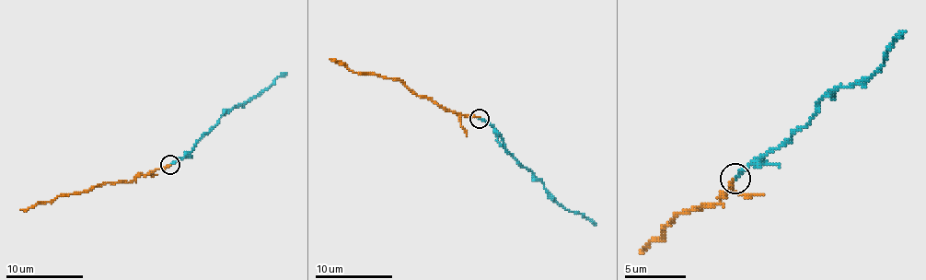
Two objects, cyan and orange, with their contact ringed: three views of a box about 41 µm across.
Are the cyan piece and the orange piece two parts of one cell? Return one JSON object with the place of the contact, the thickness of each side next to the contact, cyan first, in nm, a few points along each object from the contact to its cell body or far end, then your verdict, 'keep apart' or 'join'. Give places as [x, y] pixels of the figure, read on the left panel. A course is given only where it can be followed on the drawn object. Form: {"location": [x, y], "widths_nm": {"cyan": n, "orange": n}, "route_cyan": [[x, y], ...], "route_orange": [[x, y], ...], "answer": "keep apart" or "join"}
{"location": [170, 165], "widths_nm": {"cyan": 140, "orange": 150}, "route_cyan": [[170, 165], [184, 156], [225, 113], [263, 92], [286, 73]], "route_orange": [[170, 165], [130, 180], [103, 182], [89, 190], [20, 209]], "answer": "keep apart"}

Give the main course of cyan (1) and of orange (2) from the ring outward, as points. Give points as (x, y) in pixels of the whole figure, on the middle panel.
1: (480, 119), (493, 128), (515, 159), (534, 175), (559, 204), (582, 214), (596, 225)
2: (480, 117), (465, 117), (412, 94), (399, 80), (353, 73), (329, 59)

